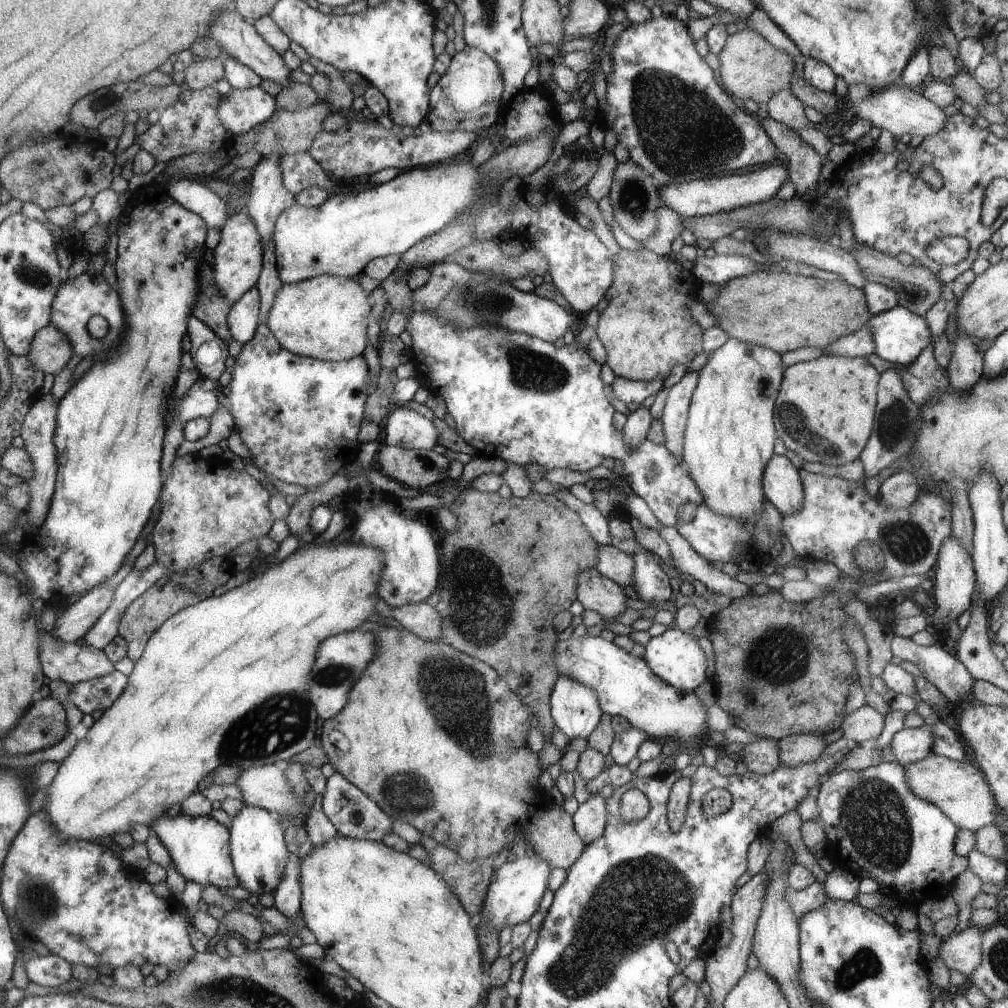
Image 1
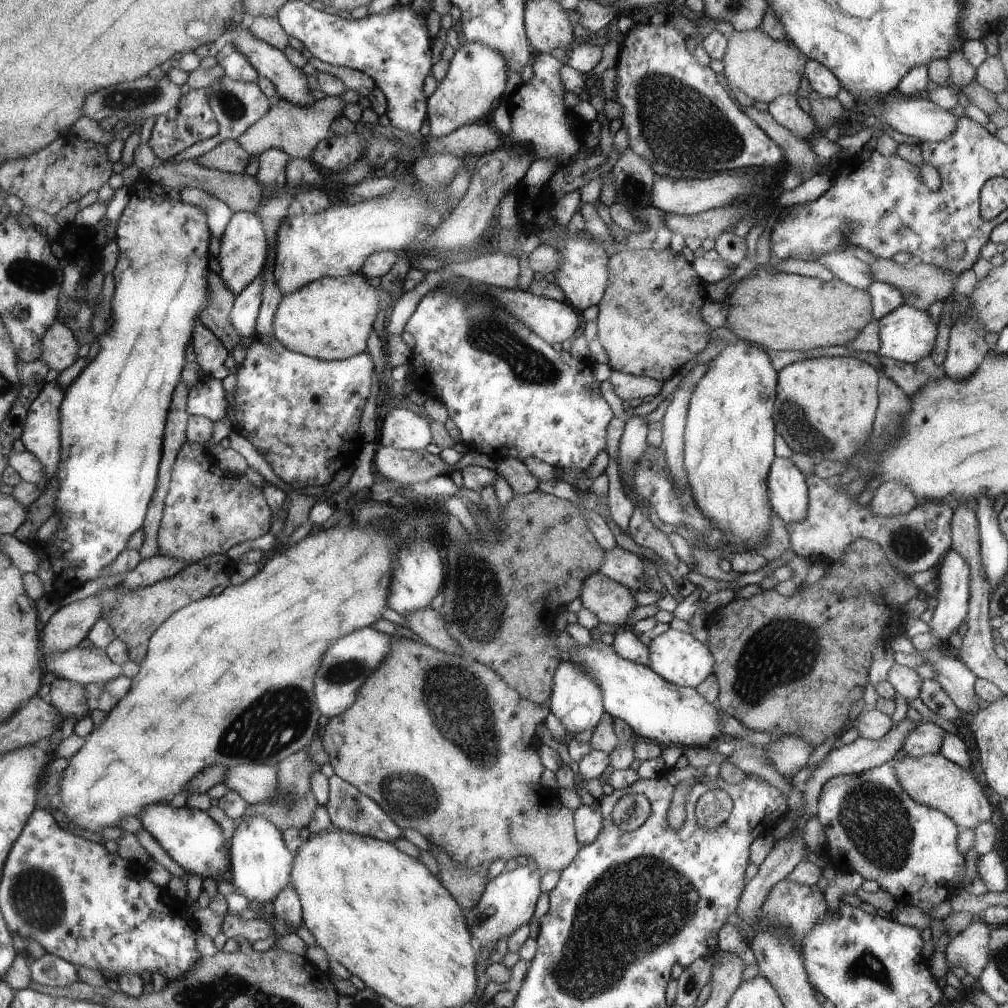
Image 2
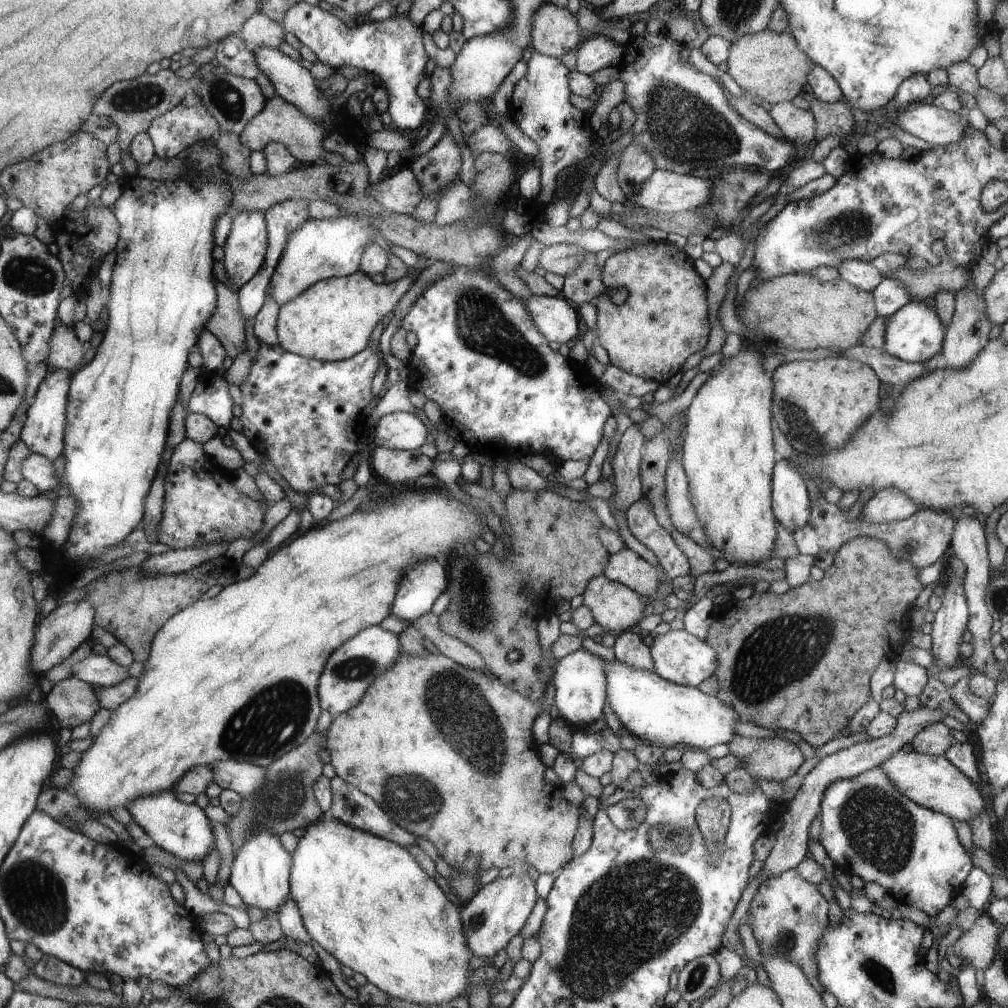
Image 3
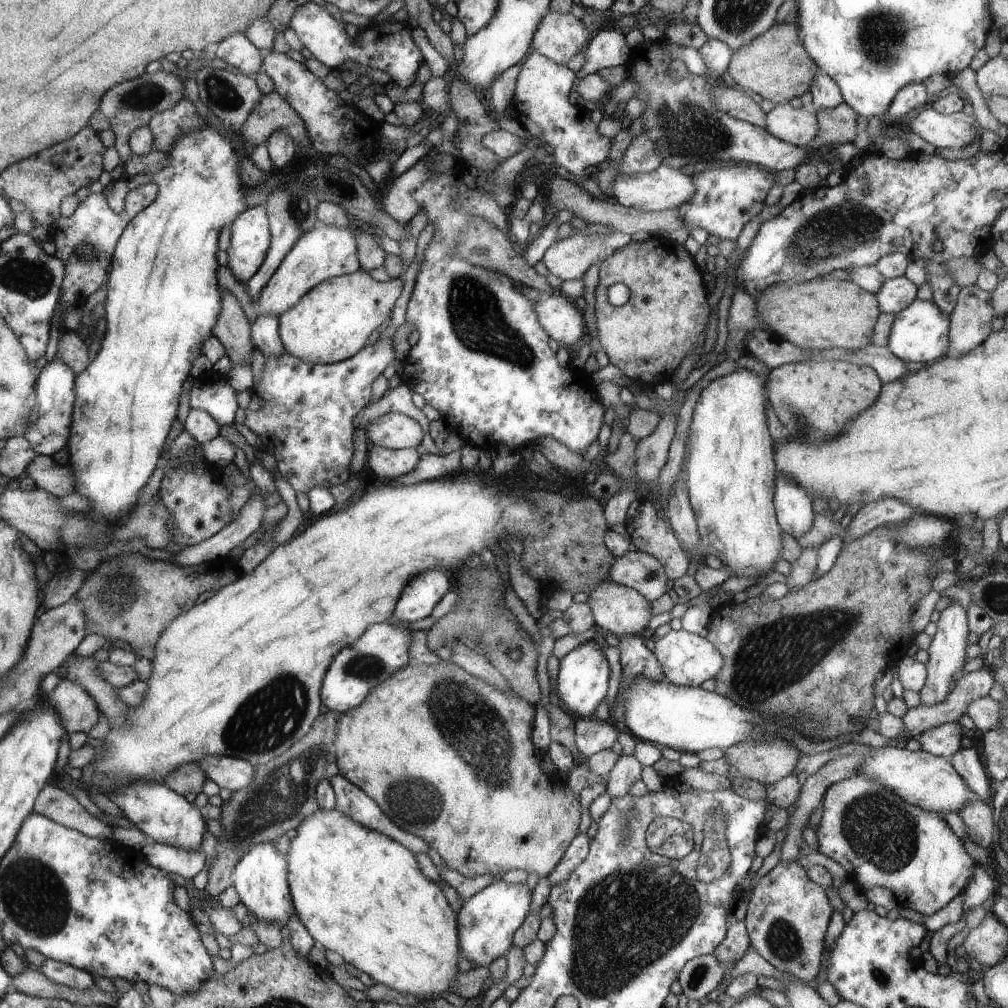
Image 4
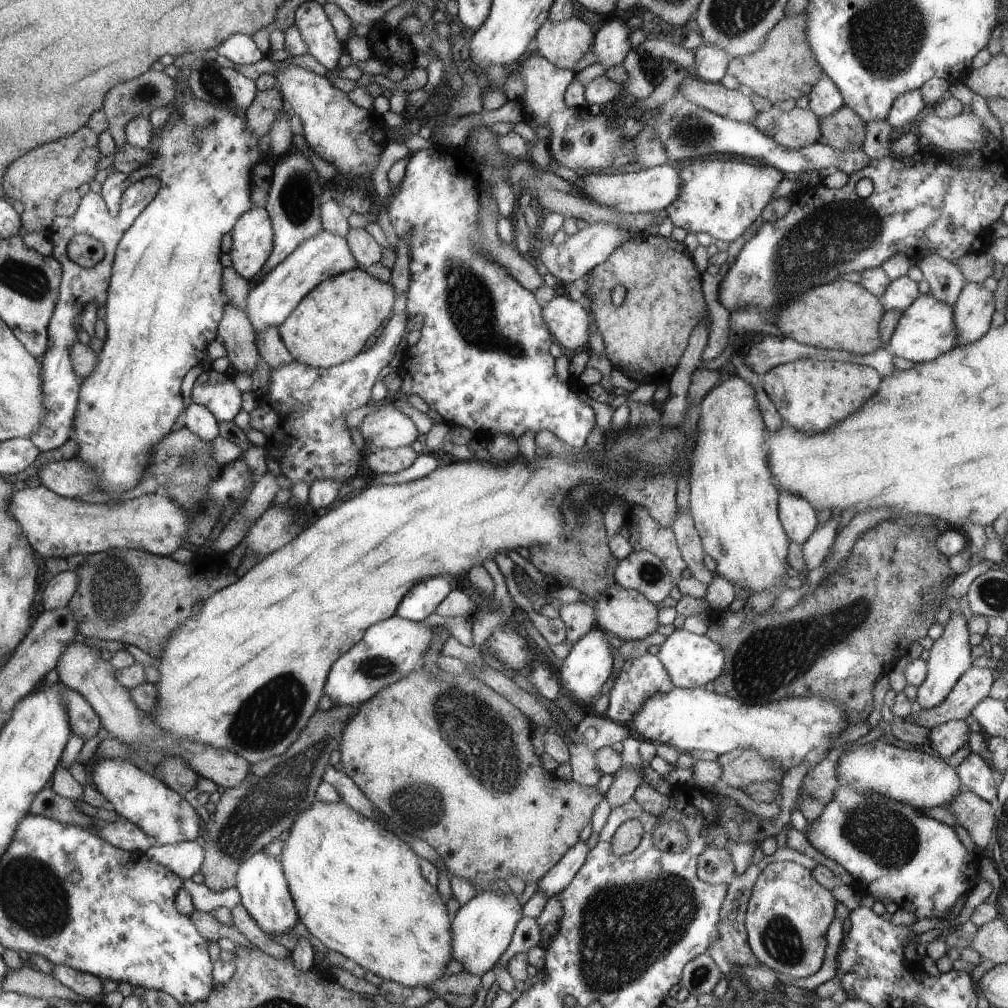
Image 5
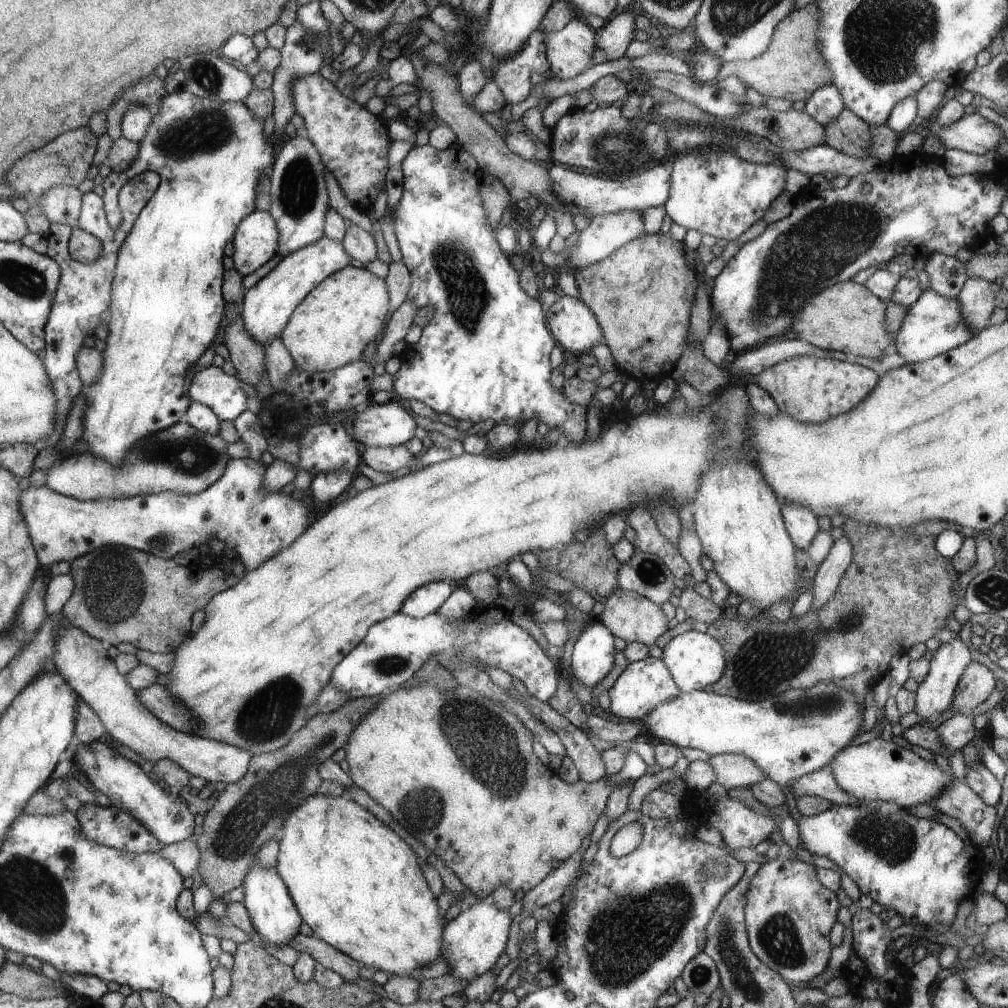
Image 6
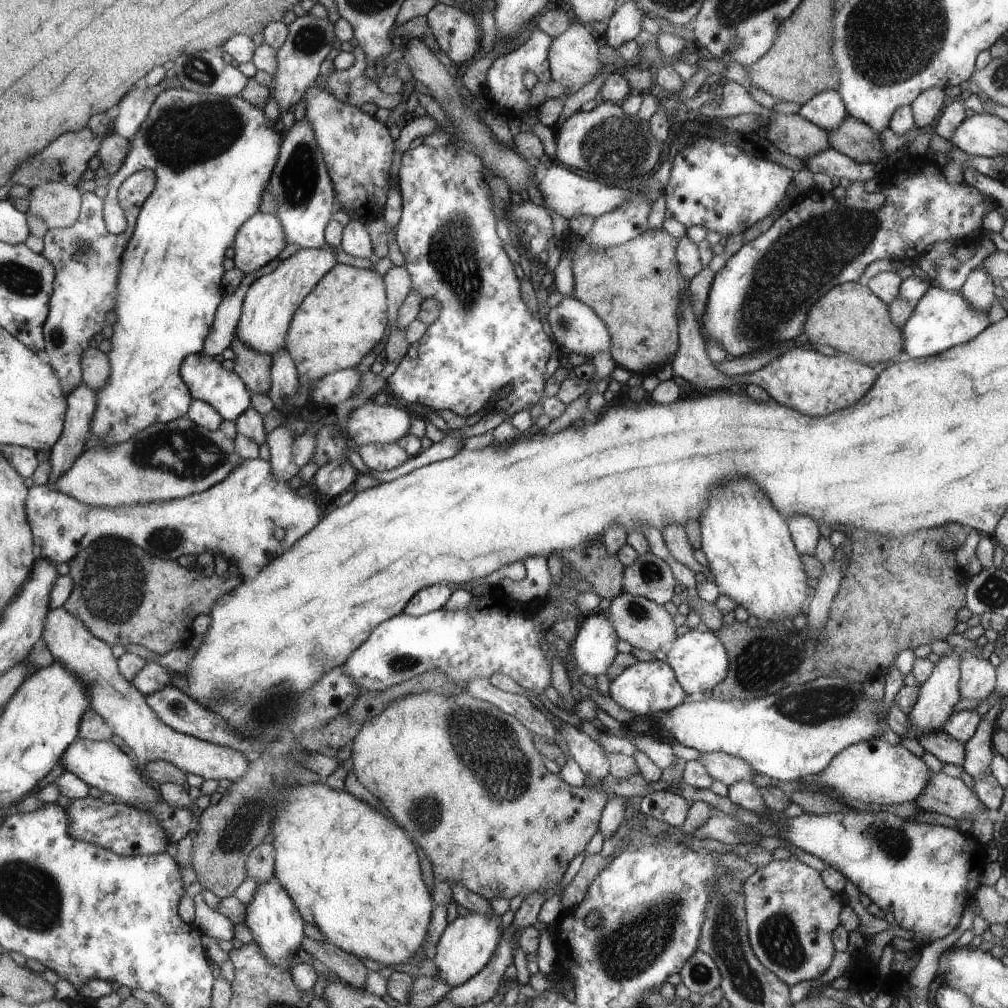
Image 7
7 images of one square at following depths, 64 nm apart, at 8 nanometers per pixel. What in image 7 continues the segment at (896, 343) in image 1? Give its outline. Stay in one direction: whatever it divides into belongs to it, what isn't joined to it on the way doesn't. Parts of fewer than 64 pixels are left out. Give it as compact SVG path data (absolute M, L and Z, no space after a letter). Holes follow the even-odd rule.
M932 286L914 306L912 316L902 327L904 352L910 358L930 358L949 348L966 344L991 325L989 312L974 310L970 300L966 300L960 290L944 290Z

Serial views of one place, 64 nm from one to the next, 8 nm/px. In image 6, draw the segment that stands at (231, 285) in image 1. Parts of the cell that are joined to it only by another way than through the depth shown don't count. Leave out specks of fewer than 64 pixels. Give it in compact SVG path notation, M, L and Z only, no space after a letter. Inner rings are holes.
M255 208L241 220L234 236L231 249L234 269L245 277L263 267L277 254L279 238L280 230L273 214Z

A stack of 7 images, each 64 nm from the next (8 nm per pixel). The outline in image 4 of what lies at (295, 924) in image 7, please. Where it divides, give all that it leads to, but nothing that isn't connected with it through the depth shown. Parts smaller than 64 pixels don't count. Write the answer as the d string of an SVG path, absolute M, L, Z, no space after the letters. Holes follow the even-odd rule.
M271 842L254 846L248 854L233 868L233 887L236 889L241 903L246 910L256 916L258 922L274 922L278 926L286 926L286 922L294 916L293 897L289 889L289 860L280 854Z

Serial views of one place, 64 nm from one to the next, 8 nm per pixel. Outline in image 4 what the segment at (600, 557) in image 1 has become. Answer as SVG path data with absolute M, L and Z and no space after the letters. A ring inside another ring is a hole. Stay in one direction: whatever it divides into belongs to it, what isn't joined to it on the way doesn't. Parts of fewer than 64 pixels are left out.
M630 550L624 556L614 558L613 562L610 581L637 590L648 602L654 602L668 592L669 579L664 566L652 554Z

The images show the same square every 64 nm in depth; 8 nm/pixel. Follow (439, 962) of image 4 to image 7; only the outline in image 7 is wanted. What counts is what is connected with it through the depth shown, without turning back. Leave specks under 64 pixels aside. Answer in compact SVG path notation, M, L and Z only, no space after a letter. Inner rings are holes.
M324 780L316 782L316 784L300 784L300 786L290 790L290 796L286 800L282 800L276 819L272 820L272 824L270 824L270 834L272 833L274 835L272 846L274 846L275 879L292 897L293 903L301 911L305 922L315 925L328 943L332 943L342 948L342 950L346 950L346 952L352 952L356 956L360 956L360 958L370 958L370 960L382 964L382 967L388 968L398 966L398 964L412 963L412 958L418 954L418 950L422 952L424 944L428 942L428 926L430 926L432 910L434 910L436 904L431 897L431 891L426 888L426 884L422 879L418 852L416 852L411 838L382 812L353 796L345 788L340 791L336 790L336 788L330 788Z

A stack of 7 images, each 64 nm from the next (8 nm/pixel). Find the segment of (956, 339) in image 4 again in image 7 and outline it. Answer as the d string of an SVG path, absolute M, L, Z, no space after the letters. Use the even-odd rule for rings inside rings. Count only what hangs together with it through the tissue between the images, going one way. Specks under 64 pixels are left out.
M980 264L972 268L966 282L962 285L960 292L966 300L970 300L970 306L978 312L989 312L997 297L994 295L993 278L986 274L986 270L980 268Z

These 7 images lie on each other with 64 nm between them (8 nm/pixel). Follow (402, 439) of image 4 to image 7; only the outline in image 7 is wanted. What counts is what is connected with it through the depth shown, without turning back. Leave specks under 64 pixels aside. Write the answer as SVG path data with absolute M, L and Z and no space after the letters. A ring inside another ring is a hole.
M372 399L350 412L347 418L346 432L348 432L350 440L354 440L356 447L378 443L392 444L410 432L413 417L414 415L404 408L398 408L387 402L380 406Z

